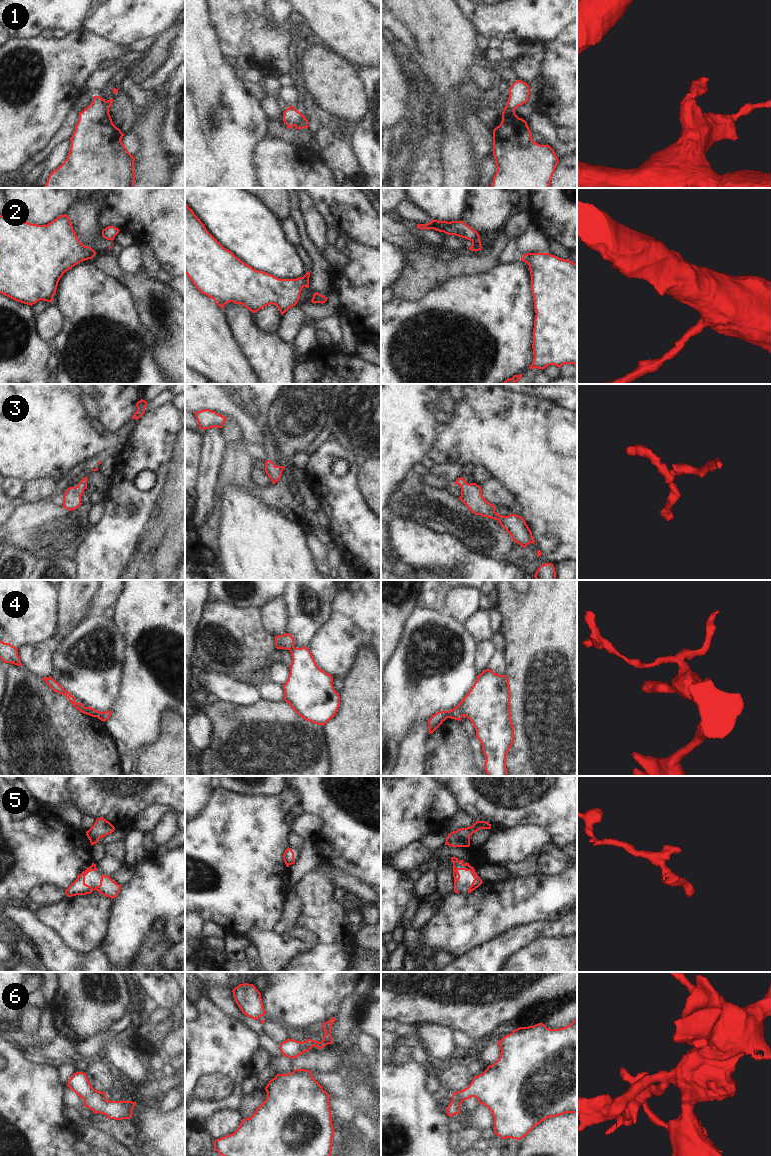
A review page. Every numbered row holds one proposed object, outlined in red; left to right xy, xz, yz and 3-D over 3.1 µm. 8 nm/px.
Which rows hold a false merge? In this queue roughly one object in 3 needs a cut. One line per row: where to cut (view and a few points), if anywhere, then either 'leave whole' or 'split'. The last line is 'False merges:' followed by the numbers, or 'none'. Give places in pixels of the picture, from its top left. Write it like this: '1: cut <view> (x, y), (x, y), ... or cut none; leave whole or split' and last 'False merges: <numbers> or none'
1: cut xz (304, 117), (295, 126); split
2: cut yz (470, 239), (479, 241); split
3: cut none; leave whole
4: cut yz (447, 711), (448, 717); split
5: cut none; leave whole
6: cut none; leave whole
False merges: 1, 2, 4

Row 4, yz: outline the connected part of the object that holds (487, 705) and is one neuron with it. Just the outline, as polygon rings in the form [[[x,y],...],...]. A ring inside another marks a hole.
[[[484,670],[463,700],[448,712],[448,718],[461,721],[466,716],[472,722],[486,757],[487,775],[507,776],[506,756],[514,741],[507,676]]]

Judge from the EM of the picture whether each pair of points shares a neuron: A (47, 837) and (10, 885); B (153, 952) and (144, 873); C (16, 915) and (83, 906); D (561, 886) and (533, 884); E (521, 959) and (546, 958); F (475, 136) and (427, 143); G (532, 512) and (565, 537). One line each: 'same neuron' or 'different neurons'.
A: same neuron
B: different neurons
C: different neurons
D: same neuron
E: same neuron
F: same neuron
G: same neuron

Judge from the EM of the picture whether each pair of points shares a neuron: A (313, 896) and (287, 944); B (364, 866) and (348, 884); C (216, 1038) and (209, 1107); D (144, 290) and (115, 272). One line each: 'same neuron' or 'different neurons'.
A: different neurons
B: different neurons
C: same neuron
D: same neuron

